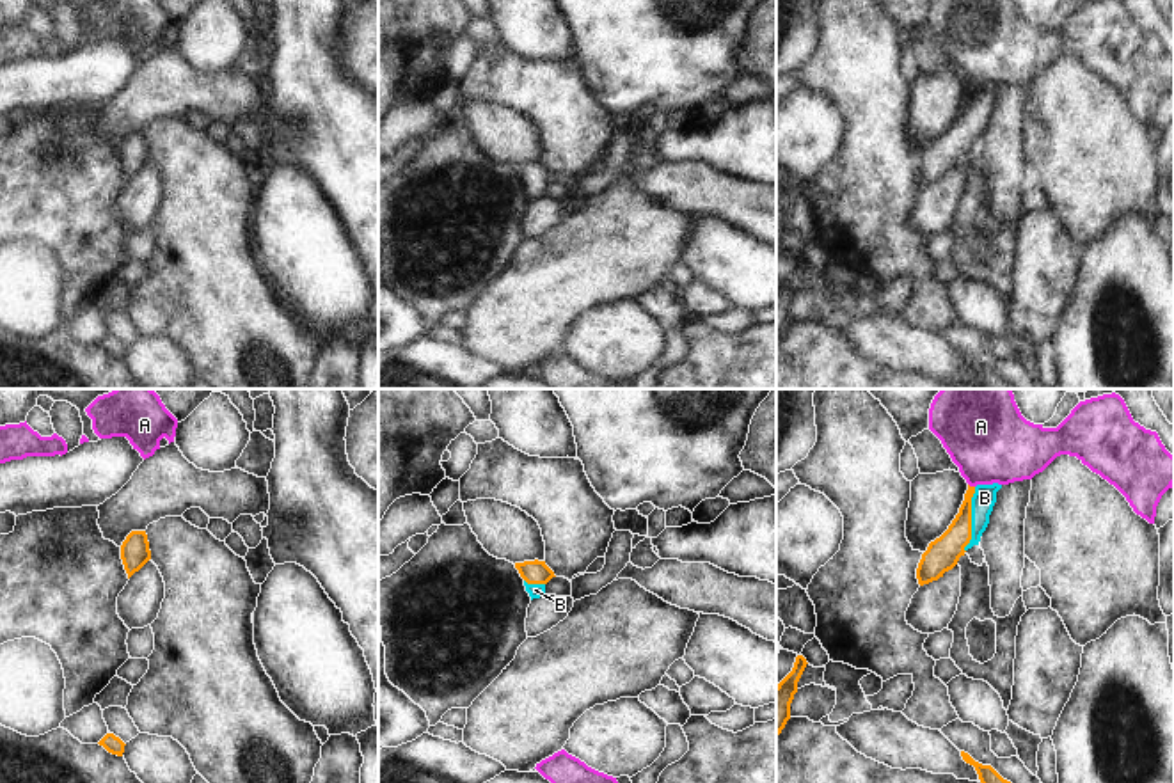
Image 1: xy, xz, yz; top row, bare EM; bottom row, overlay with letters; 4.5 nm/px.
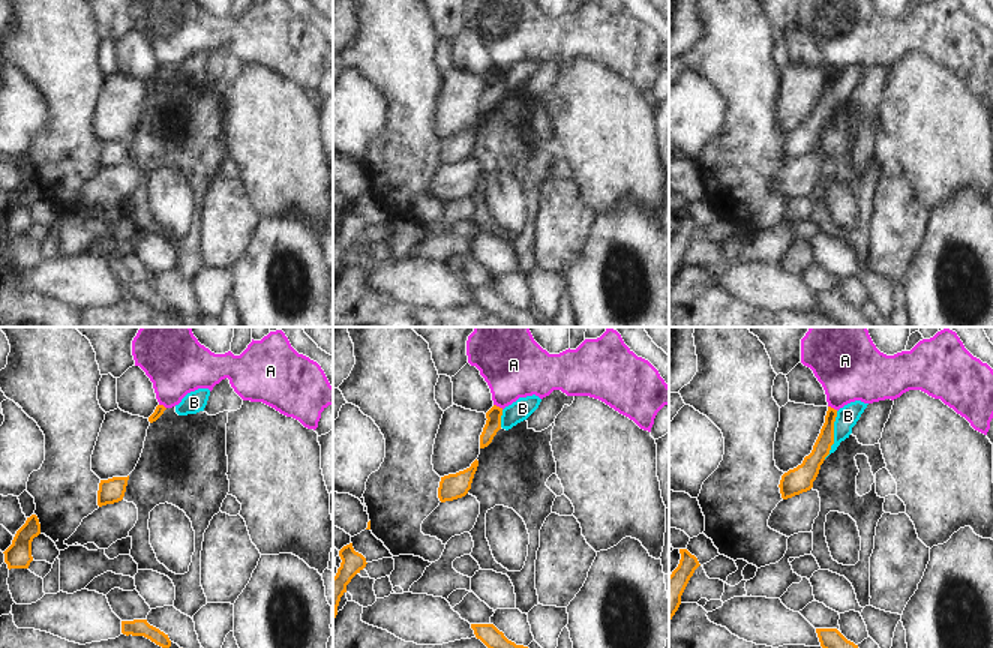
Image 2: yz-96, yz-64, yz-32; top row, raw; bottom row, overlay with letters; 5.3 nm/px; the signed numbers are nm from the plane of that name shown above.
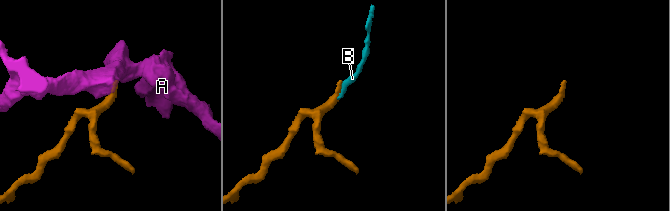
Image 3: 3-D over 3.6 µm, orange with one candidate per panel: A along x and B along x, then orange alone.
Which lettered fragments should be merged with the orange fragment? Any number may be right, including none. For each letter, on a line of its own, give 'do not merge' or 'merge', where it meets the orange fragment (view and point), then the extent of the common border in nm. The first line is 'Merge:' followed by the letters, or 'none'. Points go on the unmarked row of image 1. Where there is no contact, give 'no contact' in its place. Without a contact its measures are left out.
Merge: B
A: do not merge; meets orange in yz at (972, 89); contact 40 nm long
B: merge; meets orange in yz at (970, 121); contact 300 nm long

